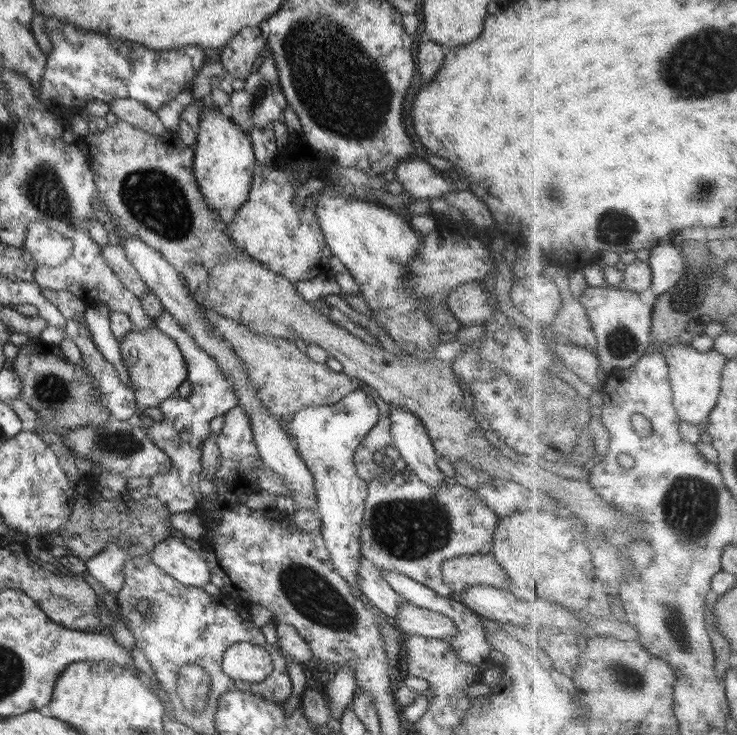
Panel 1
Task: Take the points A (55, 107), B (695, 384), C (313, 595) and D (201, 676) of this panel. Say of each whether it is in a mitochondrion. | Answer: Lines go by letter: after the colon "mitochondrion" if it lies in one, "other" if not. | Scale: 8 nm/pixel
A: other
B: other
C: mitochondrion
D: other

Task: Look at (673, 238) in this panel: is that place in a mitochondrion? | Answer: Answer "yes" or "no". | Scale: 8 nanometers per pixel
no

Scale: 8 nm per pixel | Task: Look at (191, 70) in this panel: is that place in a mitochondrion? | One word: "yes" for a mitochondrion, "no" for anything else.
no

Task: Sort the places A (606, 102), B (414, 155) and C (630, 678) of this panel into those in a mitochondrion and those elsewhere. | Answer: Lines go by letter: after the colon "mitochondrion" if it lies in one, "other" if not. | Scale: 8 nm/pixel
A: other
B: other
C: mitochondrion

